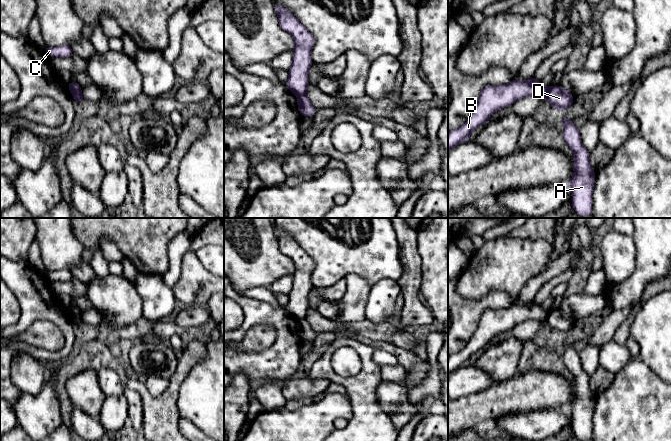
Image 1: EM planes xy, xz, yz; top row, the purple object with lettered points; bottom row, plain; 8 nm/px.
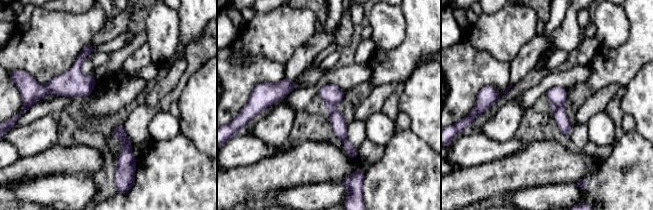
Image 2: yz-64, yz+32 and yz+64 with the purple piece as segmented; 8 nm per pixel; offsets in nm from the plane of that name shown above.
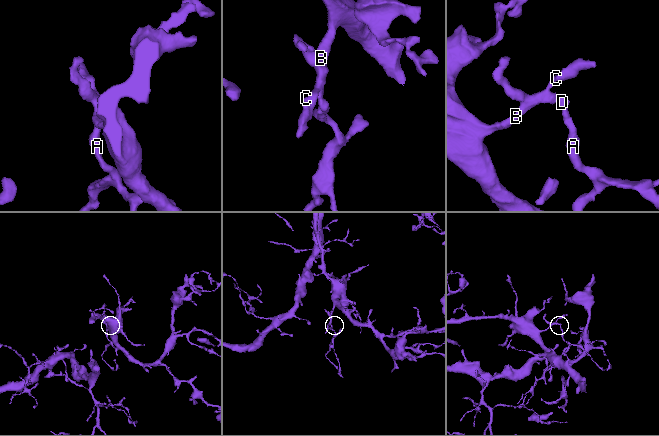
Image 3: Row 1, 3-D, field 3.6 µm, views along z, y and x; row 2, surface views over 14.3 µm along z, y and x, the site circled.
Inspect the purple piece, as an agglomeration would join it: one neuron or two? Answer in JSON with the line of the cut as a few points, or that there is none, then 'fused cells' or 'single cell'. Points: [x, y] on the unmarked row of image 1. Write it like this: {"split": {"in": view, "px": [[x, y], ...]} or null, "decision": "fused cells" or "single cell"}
{"split": {"in": "yz", "px": [[550, 311], [545, 321]]}, "decision": "fused cells"}

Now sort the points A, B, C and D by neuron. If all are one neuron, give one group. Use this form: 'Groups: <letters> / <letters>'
Groups: A D / B C

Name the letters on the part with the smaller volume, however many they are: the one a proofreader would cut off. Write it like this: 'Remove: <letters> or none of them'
Remove: A, D

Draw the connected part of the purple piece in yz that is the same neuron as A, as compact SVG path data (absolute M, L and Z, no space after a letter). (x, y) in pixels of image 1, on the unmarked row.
M562 339L563 362L574 377L575 394L567 412L572 418L573 433L583 441L592 437L592 417L595 408L595 394L590 389L590 376L583 370L579 353Z

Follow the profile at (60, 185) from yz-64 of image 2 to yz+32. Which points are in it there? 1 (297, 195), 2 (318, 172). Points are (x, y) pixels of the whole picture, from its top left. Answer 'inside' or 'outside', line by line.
1: inside
2: outside

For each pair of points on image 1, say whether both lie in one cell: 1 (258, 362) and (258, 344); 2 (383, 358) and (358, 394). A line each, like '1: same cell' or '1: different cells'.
1: different cells
2: different cells

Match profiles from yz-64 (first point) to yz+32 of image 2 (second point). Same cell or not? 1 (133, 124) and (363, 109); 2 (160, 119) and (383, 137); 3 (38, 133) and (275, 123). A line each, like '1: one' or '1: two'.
1: two
2: one
3: one

